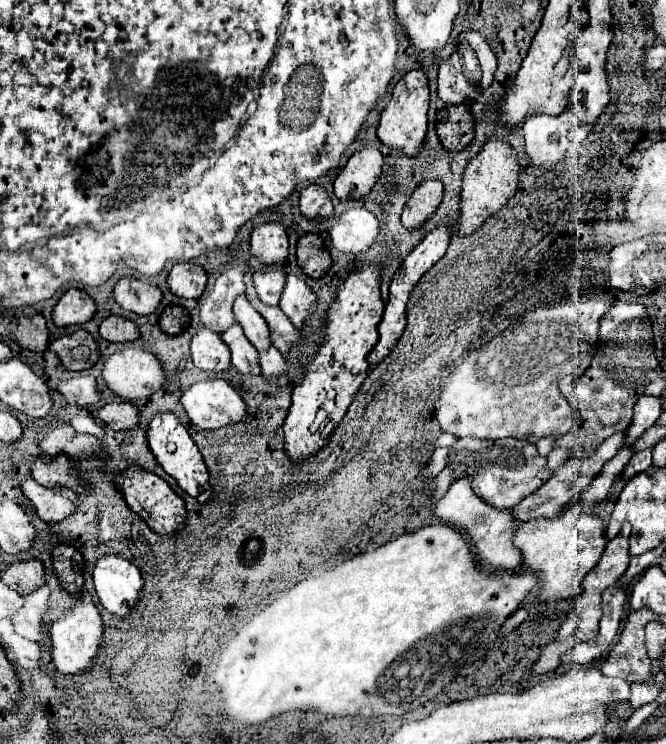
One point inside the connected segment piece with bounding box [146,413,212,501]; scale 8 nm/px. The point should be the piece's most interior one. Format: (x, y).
(175, 452)

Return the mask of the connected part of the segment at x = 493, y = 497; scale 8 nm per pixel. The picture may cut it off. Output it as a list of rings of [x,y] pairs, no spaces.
[[[464,437],[450,447],[448,455],[450,457],[446,459],[446,467],[454,471],[454,481],[460,477],[472,477],[472,491],[496,509],[512,509],[514,505],[518,505],[518,501],[534,493],[552,473],[550,469],[546,469],[546,457],[538,455],[536,445],[522,439],[484,441]]]

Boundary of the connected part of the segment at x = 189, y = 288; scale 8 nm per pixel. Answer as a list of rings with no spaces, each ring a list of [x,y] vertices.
[[[176,263],[168,273],[168,289],[184,299],[198,299],[206,287],[206,271],[194,263]]]

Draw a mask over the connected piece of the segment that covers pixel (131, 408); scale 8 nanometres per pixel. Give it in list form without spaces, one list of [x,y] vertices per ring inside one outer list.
[[[112,401],[98,409],[98,419],[104,421],[108,427],[120,431],[138,423],[138,409],[130,401]]]

